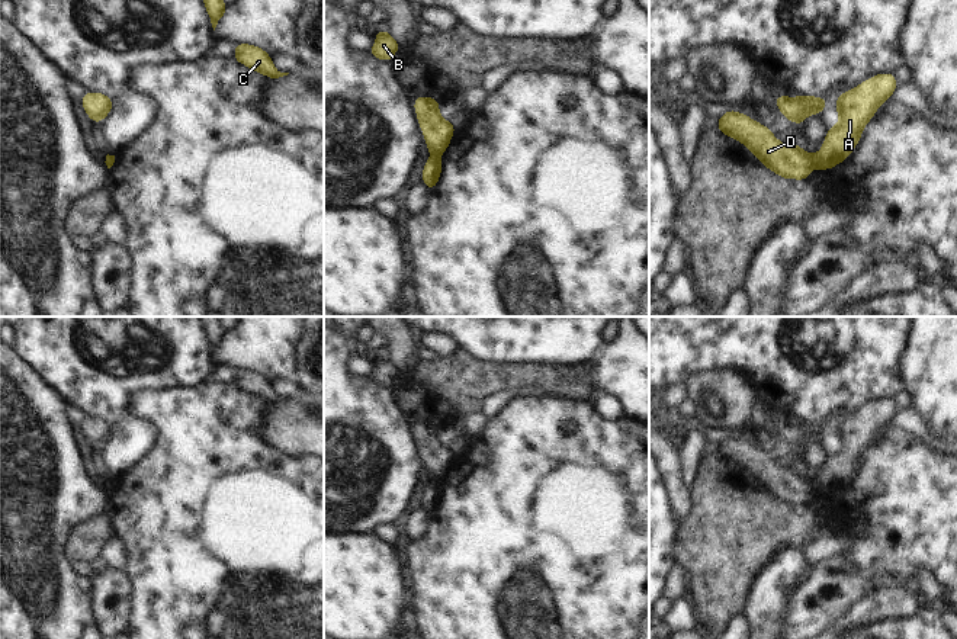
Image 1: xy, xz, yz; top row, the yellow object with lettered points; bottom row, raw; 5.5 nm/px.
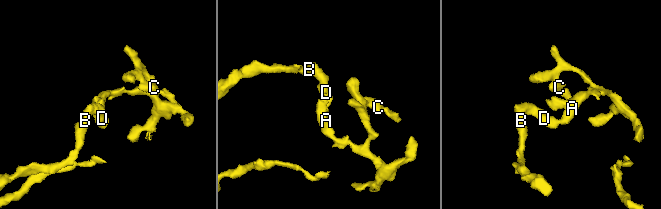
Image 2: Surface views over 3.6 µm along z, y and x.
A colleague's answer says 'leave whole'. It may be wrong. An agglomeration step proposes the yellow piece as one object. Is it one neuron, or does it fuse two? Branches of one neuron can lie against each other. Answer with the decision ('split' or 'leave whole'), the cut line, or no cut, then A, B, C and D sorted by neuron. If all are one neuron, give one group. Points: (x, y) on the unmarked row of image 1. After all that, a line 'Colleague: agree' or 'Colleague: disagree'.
split | yz (812, 481), (816, 491) | A C / B D
Colleague: disagree

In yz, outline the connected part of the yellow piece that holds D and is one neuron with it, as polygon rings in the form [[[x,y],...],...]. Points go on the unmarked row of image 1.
[[[729,436],[719,443],[717,456],[736,463],[771,497],[783,504],[806,505],[816,492],[813,481],[799,469],[783,469],[771,455],[738,436]]]

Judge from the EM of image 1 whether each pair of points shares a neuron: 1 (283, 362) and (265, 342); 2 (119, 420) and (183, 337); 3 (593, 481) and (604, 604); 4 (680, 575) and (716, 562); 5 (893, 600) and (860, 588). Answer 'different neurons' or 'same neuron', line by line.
1: same neuron
2: same neuron
3: same neuron
4: different neurons
5: different neurons

